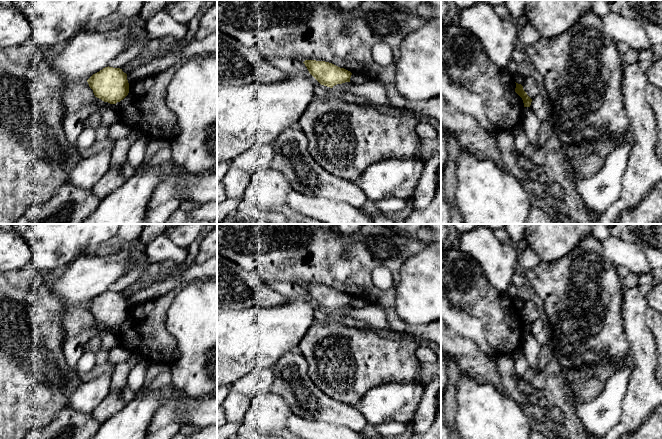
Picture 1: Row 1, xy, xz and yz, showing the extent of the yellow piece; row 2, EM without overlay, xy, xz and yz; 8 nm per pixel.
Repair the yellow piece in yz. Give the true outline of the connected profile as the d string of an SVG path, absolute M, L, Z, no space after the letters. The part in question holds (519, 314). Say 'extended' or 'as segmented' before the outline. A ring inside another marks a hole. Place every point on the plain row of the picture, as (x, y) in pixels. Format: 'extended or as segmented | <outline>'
as segmented | M516 307L515 316L522 322L524 331L530 331L532 323L524 315L523 310L521 308Z

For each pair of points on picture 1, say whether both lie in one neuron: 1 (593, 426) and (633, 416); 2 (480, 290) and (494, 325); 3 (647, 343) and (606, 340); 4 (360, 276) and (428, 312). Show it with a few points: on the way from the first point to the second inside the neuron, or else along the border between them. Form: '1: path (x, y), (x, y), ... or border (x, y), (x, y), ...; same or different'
1: border (624, 396), (621, 419), (611, 428); different
2: path (482, 299), (494, 311), (494, 316); same
3: border (622, 319), (622, 327), (630, 352); different
4: border (400, 272), (395, 306), (399, 318); different

